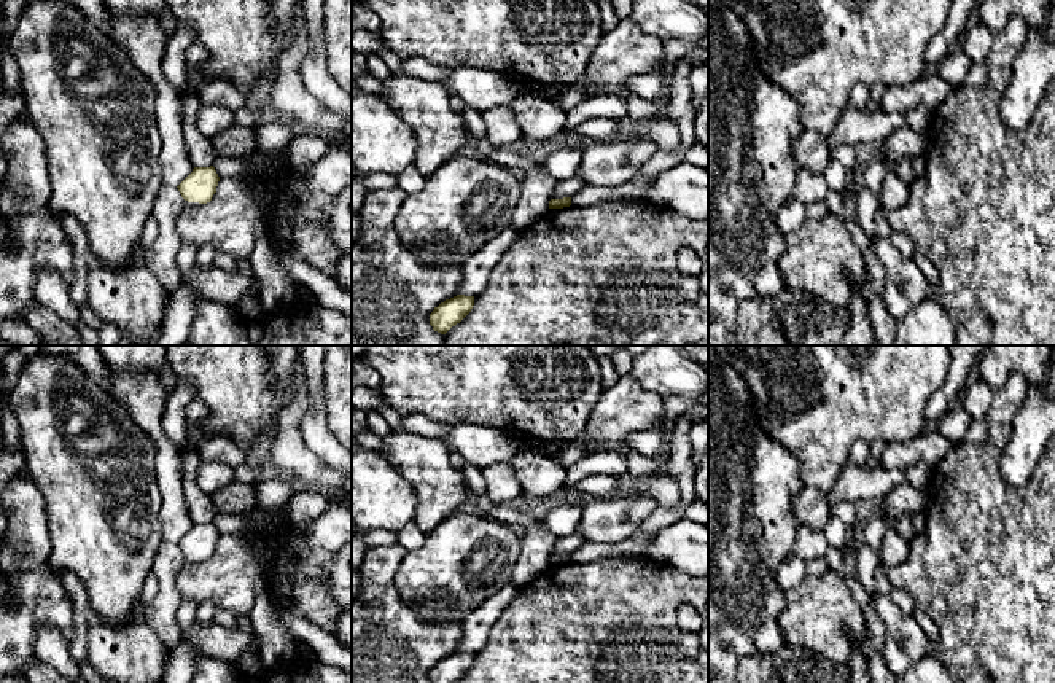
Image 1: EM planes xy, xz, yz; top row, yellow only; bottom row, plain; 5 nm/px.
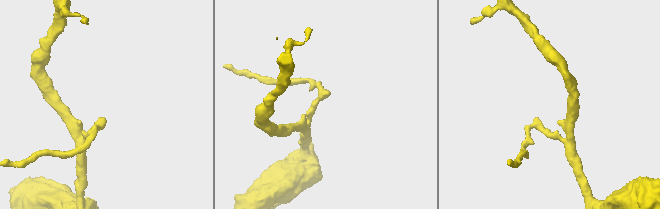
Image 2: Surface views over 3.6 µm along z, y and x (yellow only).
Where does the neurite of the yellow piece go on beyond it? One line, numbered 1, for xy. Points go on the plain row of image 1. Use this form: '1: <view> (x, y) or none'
1: none

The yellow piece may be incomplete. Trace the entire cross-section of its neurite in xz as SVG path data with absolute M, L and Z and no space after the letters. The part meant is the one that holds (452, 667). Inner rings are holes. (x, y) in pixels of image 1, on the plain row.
M457 651L446 656L430 670L430 681L455 683L471 669L473 662L474 653Z

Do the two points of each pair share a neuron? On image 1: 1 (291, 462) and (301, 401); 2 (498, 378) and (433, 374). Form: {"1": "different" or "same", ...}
{"1": "same", "2": "same"}

